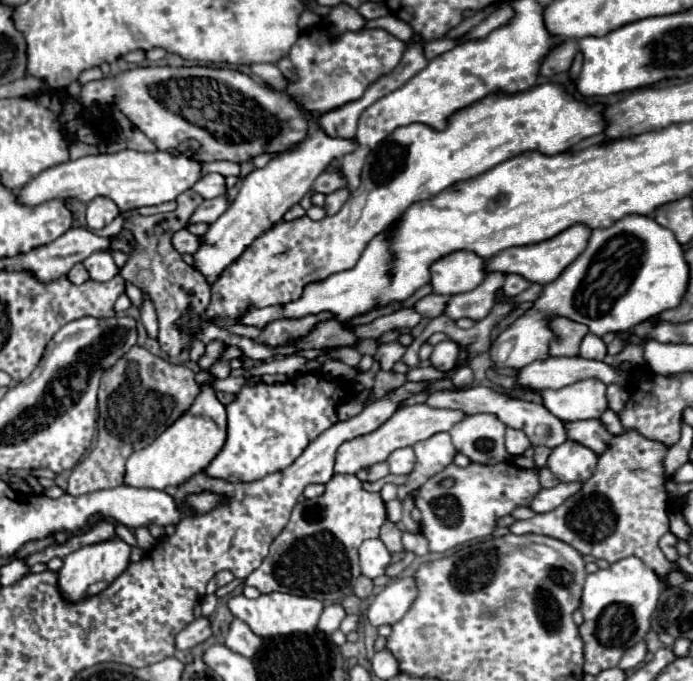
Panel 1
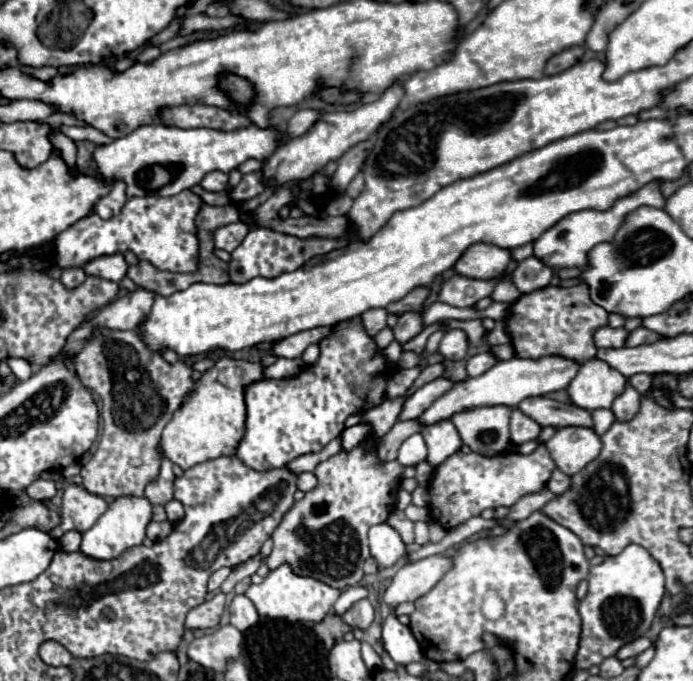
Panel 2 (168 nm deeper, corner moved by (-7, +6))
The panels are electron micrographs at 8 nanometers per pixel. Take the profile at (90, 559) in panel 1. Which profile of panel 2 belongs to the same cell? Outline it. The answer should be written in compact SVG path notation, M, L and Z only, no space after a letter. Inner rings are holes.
M116 497L110 501L102 517L84 533L80 551L94 559L114 559L124 549L140 545L146 537L146 527L152 521L152 505L146 497Z

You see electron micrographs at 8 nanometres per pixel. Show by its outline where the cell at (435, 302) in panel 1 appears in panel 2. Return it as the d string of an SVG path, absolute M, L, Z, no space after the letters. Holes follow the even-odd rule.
M416 287L406 297L402 297L402 301L394 301L394 305L388 305L386 311L392 313L392 315L400 315L404 311L420 311L428 293L430 291L426 287Z

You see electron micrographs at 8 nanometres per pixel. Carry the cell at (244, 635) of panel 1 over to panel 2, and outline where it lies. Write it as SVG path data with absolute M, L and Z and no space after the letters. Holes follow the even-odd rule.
M236 595L228 607L228 613L230 613L230 623L240 631L246 631L248 627L258 623L258 613L254 609L254 603L246 595Z

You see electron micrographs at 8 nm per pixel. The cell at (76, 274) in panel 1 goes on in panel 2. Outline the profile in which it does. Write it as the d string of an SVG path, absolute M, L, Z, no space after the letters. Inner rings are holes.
M70 267L70 269L66 269L66 271L62 273L60 283L62 283L66 289L74 289L74 287L78 287L80 283L84 283L84 279L86 279L86 273L84 273L80 267Z

